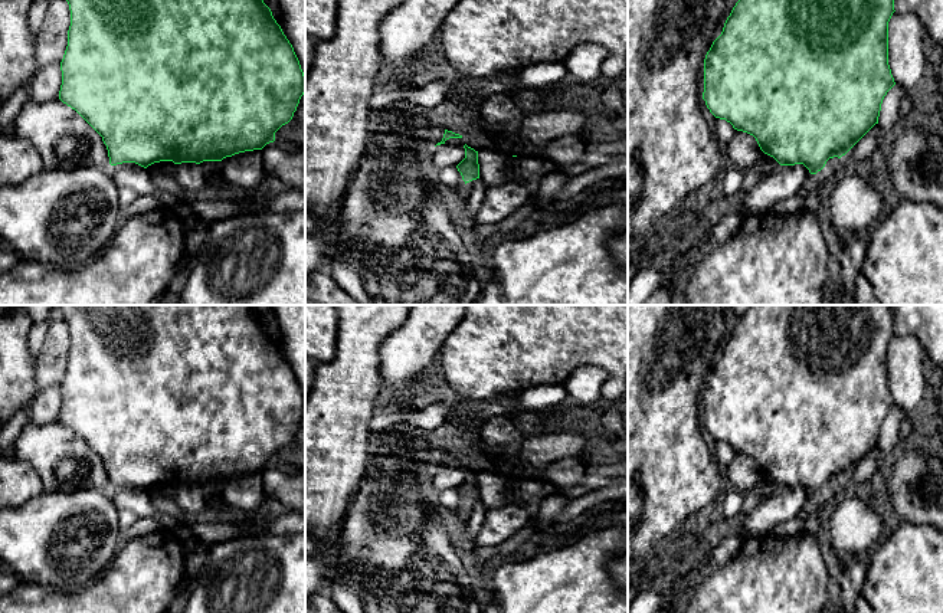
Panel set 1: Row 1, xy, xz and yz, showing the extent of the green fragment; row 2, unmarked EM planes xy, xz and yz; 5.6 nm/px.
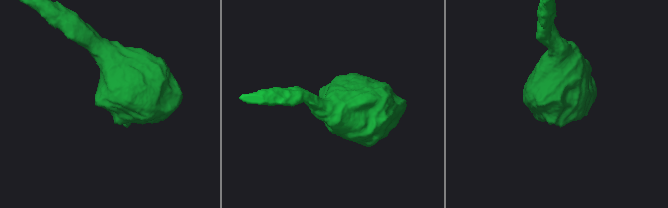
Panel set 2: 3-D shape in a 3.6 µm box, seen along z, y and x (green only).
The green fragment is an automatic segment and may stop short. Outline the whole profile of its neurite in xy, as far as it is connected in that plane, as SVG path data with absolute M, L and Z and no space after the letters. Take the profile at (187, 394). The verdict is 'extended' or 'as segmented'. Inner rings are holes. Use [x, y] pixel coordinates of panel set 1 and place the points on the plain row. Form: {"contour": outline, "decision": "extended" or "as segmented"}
{"contour": "M56 305L71 332L68 368L60 384L59 422L75 432L101 459L109 486L135 485L144 491L160 483L174 486L222 483L239 475L262 472L288 446L305 416L305 397L292 367L252 305Z", "decision": "as segmented"}

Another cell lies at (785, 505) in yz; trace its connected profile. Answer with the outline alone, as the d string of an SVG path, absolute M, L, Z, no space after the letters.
M803 486L782 488L776 495L766 498L740 518L739 537L746 538L769 532L775 525L799 515L802 507L811 507L813 496Z

